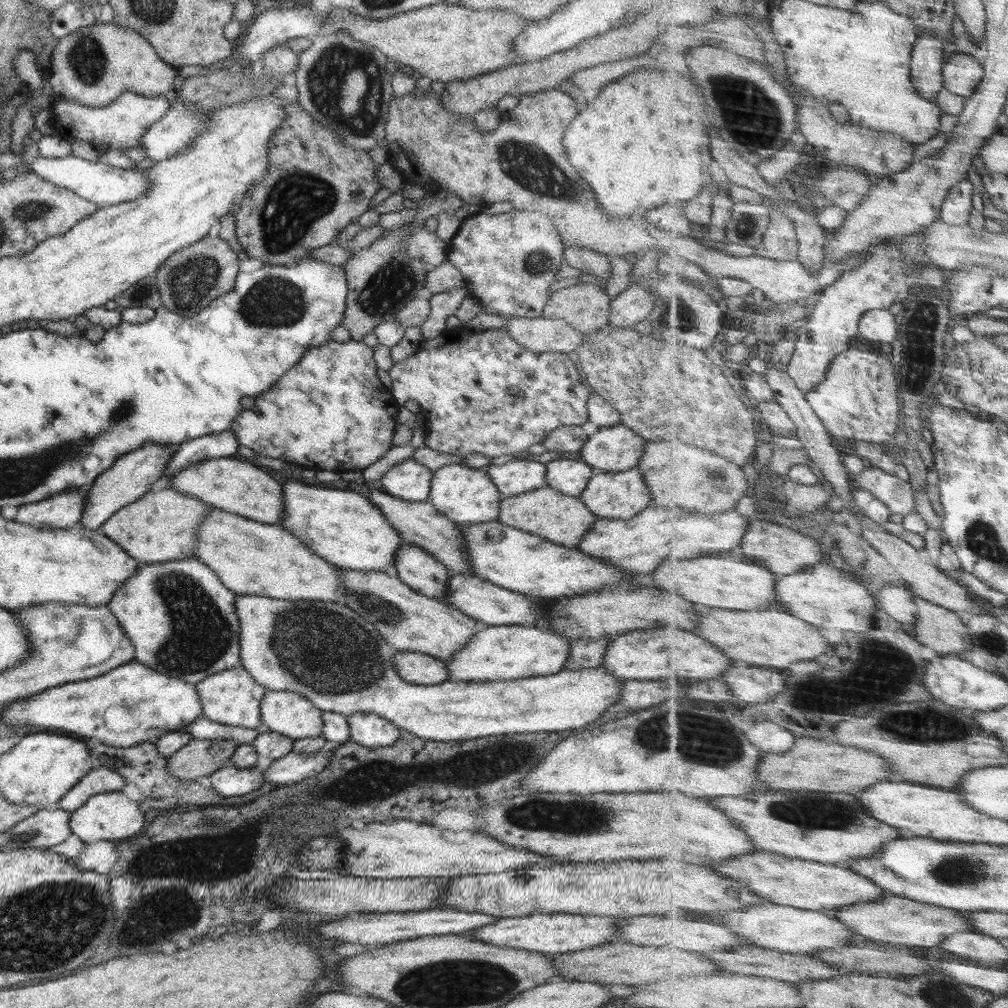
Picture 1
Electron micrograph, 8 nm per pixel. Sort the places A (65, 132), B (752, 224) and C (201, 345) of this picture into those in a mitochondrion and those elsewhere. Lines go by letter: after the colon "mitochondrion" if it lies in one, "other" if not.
A: other
B: mitochondrion
C: other

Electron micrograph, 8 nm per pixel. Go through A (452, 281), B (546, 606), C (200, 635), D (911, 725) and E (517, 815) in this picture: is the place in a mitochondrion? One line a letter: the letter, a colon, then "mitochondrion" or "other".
A: other
B: other
C: mitochondrion
D: mitochondrion
E: mitochondrion

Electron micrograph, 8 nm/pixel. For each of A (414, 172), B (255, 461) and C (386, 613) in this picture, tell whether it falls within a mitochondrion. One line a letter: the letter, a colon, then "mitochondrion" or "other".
A: other
B: other
C: mitochondrion

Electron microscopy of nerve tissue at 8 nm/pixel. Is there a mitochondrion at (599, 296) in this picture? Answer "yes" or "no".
no

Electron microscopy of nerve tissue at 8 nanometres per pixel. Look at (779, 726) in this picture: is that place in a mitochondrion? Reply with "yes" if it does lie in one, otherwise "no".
no

